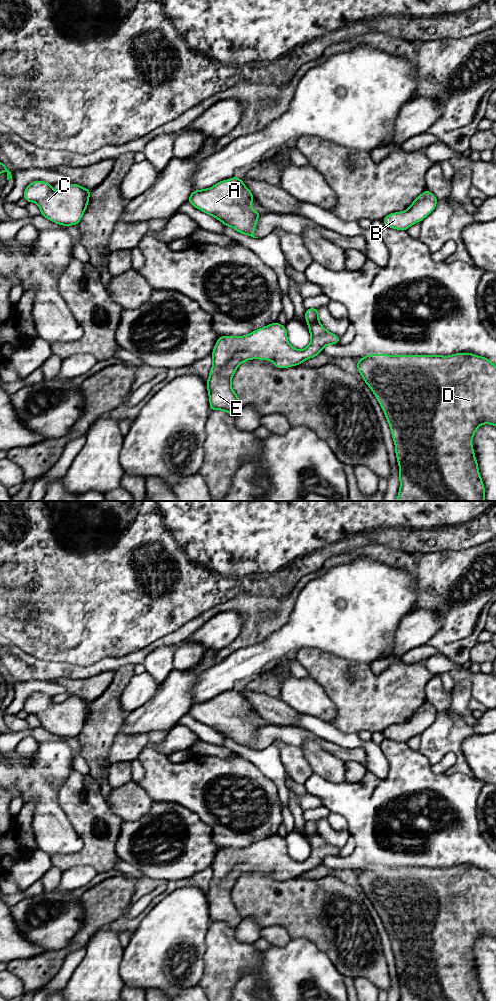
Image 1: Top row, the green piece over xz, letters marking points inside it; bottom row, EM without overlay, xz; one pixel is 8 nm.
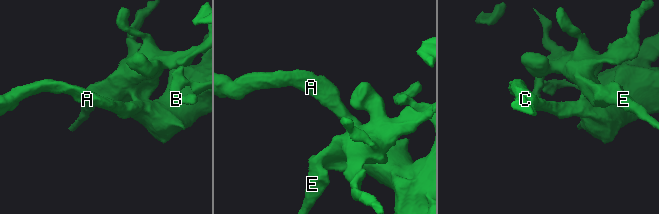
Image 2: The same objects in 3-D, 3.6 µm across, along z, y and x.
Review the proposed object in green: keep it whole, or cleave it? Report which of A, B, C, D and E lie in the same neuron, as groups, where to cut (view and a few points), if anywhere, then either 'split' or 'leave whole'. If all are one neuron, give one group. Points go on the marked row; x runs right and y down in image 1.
groups A B C D E; cut none; leave whole

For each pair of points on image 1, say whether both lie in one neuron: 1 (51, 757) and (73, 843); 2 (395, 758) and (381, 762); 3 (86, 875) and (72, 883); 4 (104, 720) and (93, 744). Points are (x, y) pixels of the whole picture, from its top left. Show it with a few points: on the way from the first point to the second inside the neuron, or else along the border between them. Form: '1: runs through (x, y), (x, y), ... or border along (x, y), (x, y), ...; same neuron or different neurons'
1: runs through (43, 778), (43, 795), (47, 816), (52, 822); same neuron
2: border along (378, 743), (389, 766), (389, 772), (383, 778); different neurons
3: runs through (83, 875), (80, 875), (75, 880); same neuron
4: runs through (101, 726), (95, 738); same neuron

